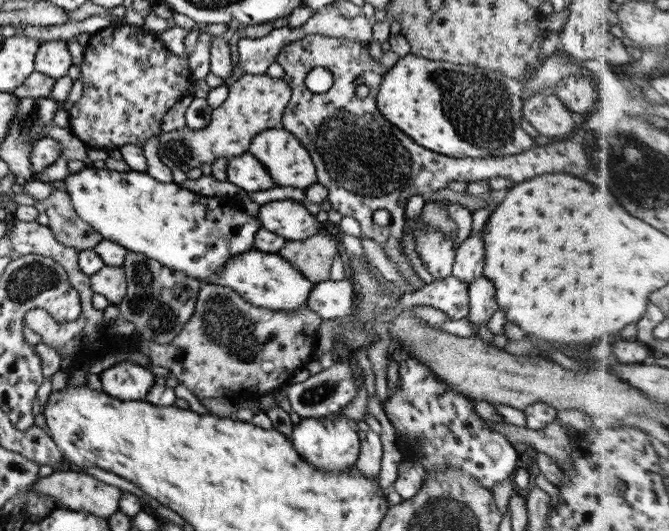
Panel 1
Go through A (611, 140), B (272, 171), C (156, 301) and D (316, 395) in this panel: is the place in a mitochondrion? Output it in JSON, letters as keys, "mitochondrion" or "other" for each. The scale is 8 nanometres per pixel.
{"A":"mitochondrion","B":"other","C":"mitochondrion","D":"mitochondrion"}

